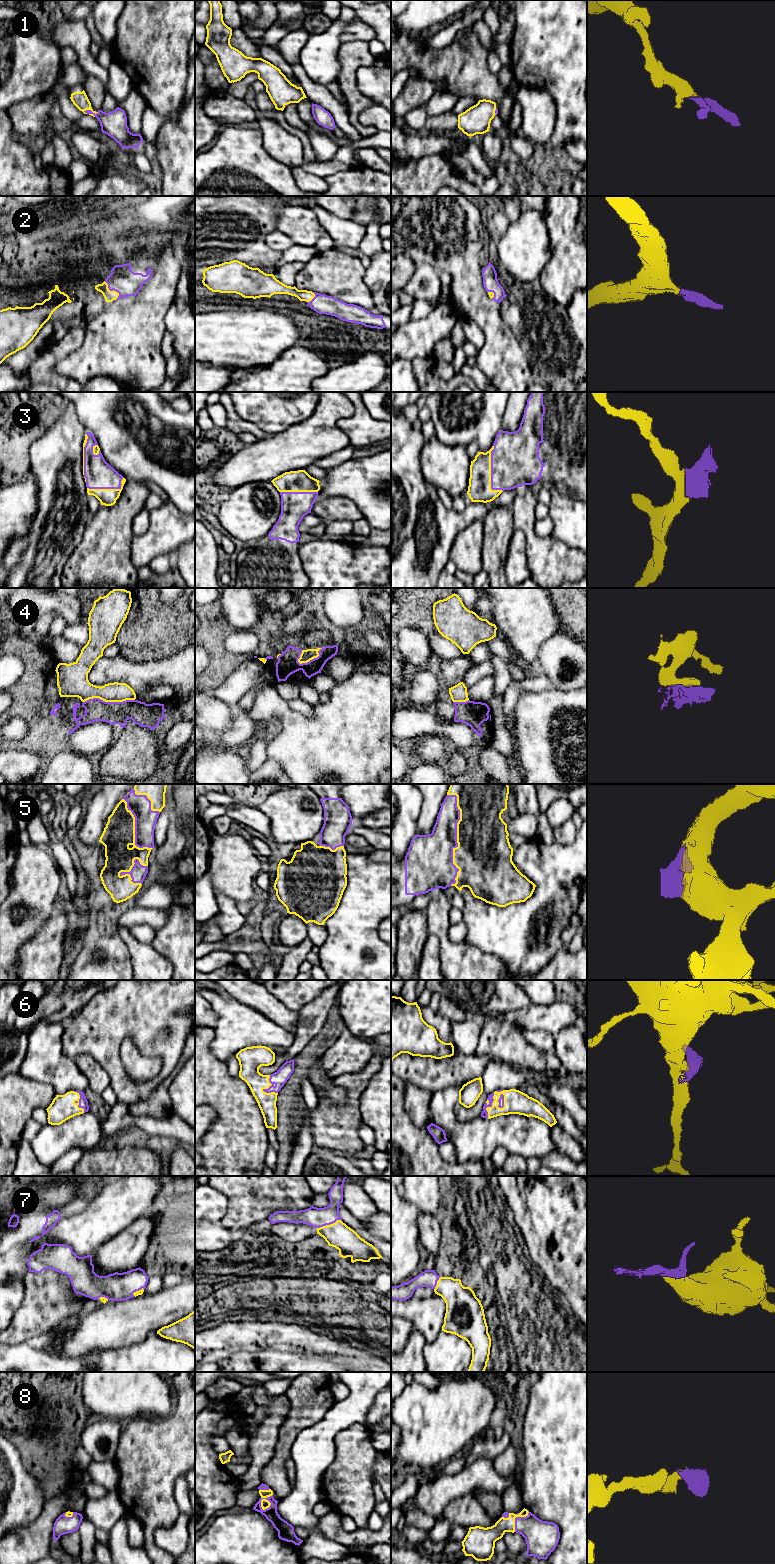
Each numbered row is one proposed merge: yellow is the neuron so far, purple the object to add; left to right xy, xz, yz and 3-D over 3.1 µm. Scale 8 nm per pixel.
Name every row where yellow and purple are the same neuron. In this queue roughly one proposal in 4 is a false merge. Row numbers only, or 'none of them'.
1, 2, 3, 5, 6, 7, 8

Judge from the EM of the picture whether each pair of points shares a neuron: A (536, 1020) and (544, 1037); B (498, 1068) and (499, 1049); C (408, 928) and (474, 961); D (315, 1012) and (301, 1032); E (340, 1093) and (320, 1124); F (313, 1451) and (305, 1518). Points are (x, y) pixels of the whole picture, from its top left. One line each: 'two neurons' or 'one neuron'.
A: two neurons
B: two neurons
C: two neurons
D: one neuron
E: two neurons
F: one neuron

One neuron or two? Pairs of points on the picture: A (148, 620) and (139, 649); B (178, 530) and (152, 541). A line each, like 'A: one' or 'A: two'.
A: one
B: one

